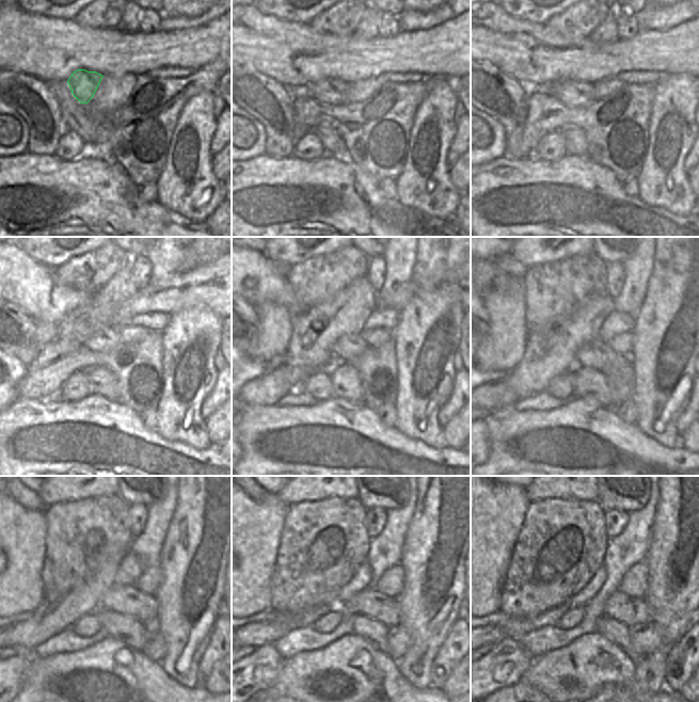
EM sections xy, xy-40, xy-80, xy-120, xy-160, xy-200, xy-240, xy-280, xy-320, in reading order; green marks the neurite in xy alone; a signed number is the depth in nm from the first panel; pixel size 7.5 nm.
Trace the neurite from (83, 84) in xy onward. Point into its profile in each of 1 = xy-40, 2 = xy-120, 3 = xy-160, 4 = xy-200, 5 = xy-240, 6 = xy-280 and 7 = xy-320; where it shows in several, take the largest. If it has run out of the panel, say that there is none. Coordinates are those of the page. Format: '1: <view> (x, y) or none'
1: xy-40 (330, 91)
2: xy-120 (108, 337)
3: xy-160 (349, 347)
4: xy-200 (597, 354)
5: xy-240 (127, 600)
6: xy-280 (369, 602)
7: xy-320 (646, 638)

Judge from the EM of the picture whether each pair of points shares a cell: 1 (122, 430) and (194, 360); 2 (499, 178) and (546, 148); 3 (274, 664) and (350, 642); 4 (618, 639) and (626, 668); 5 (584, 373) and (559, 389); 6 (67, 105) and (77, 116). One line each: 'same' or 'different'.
1: different
2: different
3: different
4: different
5: different
6: same

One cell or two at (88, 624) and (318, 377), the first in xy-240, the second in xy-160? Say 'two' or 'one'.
one

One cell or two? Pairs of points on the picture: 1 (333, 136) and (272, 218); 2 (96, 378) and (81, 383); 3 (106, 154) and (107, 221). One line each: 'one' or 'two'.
1: two
2: two
3: two

